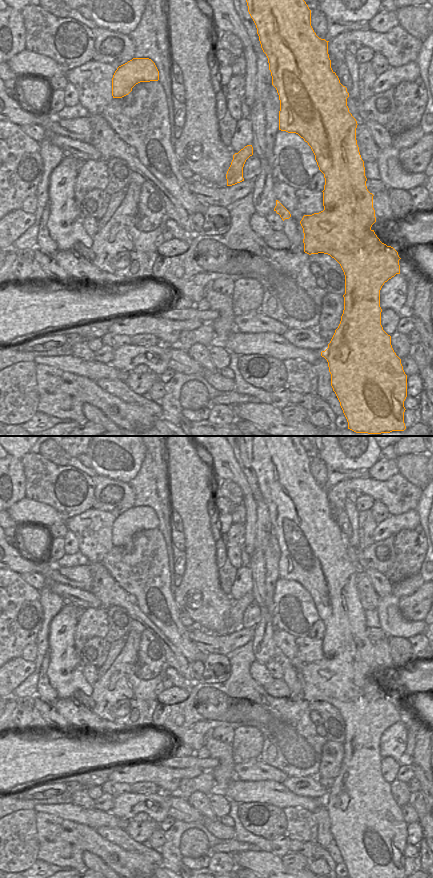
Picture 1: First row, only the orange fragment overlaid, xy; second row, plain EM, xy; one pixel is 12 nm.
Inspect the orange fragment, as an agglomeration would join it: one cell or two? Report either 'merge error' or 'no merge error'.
no merge error

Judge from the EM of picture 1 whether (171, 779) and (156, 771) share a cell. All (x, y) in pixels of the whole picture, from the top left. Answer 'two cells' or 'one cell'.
one cell

